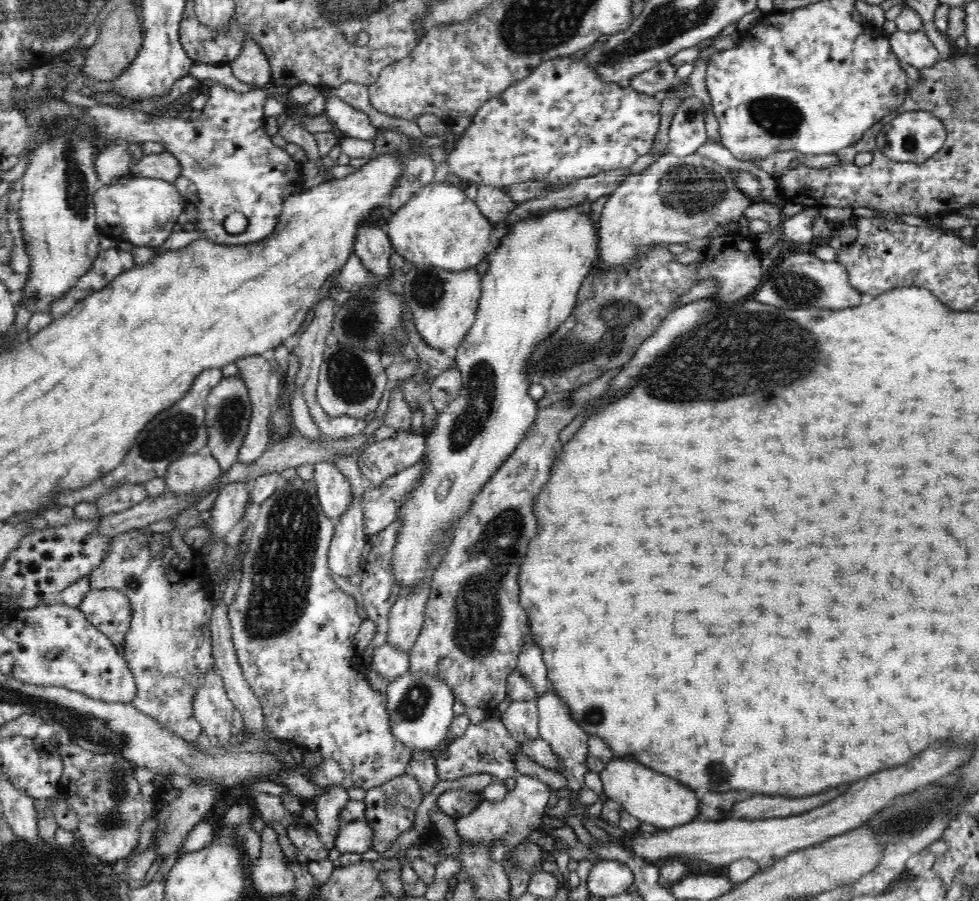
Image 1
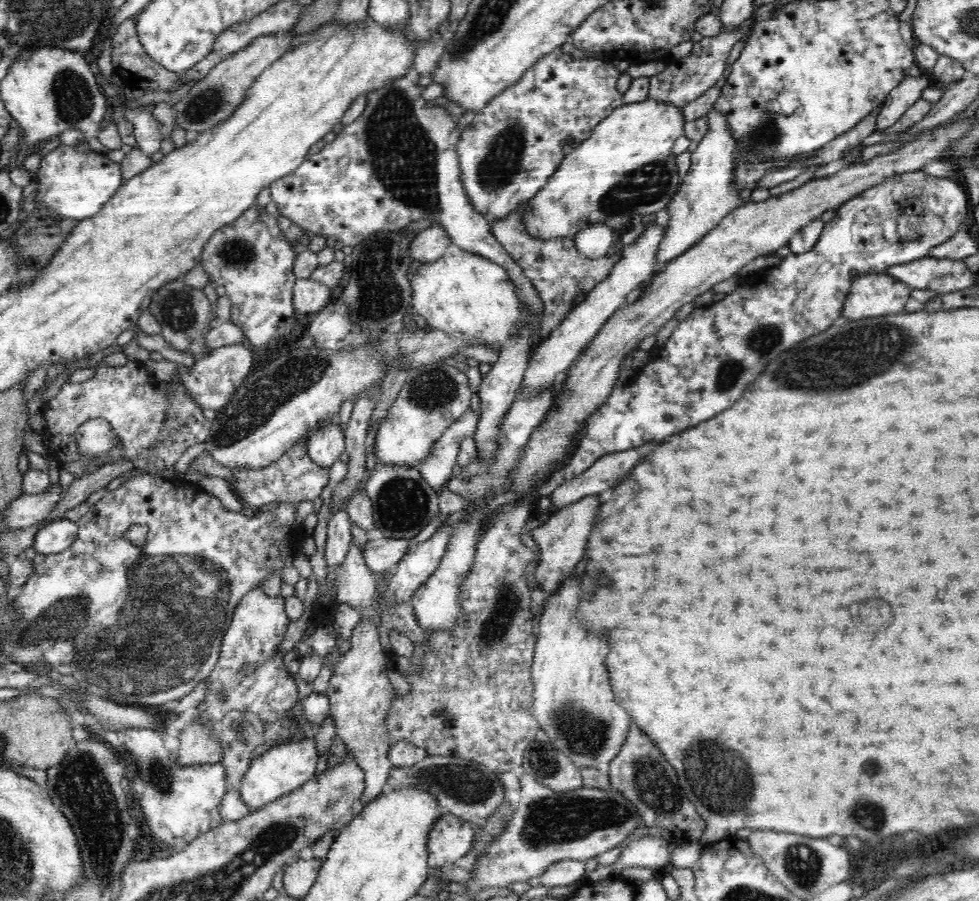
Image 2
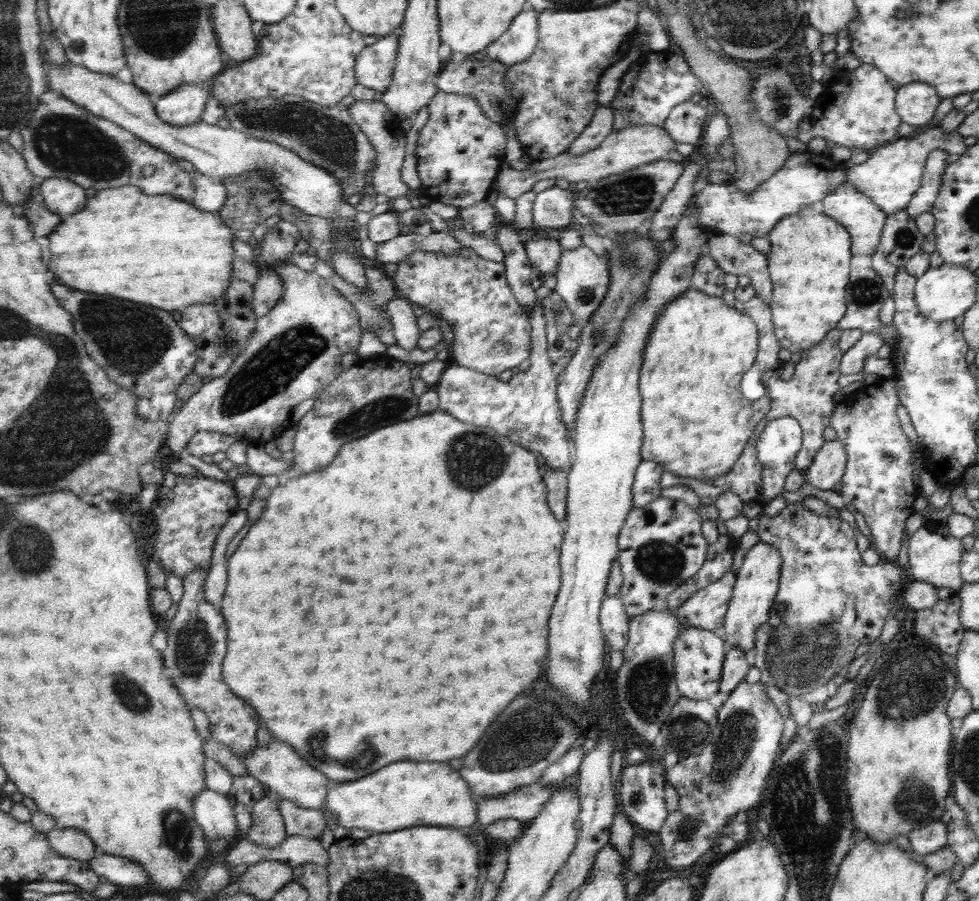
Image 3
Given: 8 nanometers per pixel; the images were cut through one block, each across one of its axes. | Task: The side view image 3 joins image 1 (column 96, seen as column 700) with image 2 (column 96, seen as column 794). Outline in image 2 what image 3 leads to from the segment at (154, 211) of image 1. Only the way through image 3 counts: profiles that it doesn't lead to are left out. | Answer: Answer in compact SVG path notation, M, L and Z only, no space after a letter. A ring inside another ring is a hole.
M58 146L56 150L48 152L36 174L36 208L46 206L50 214L60 216L64 220L88 220L102 212L102 206L108 204L118 188L124 184L122 178L122 164L112 162L106 154L96 152L80 152L78 146Z

